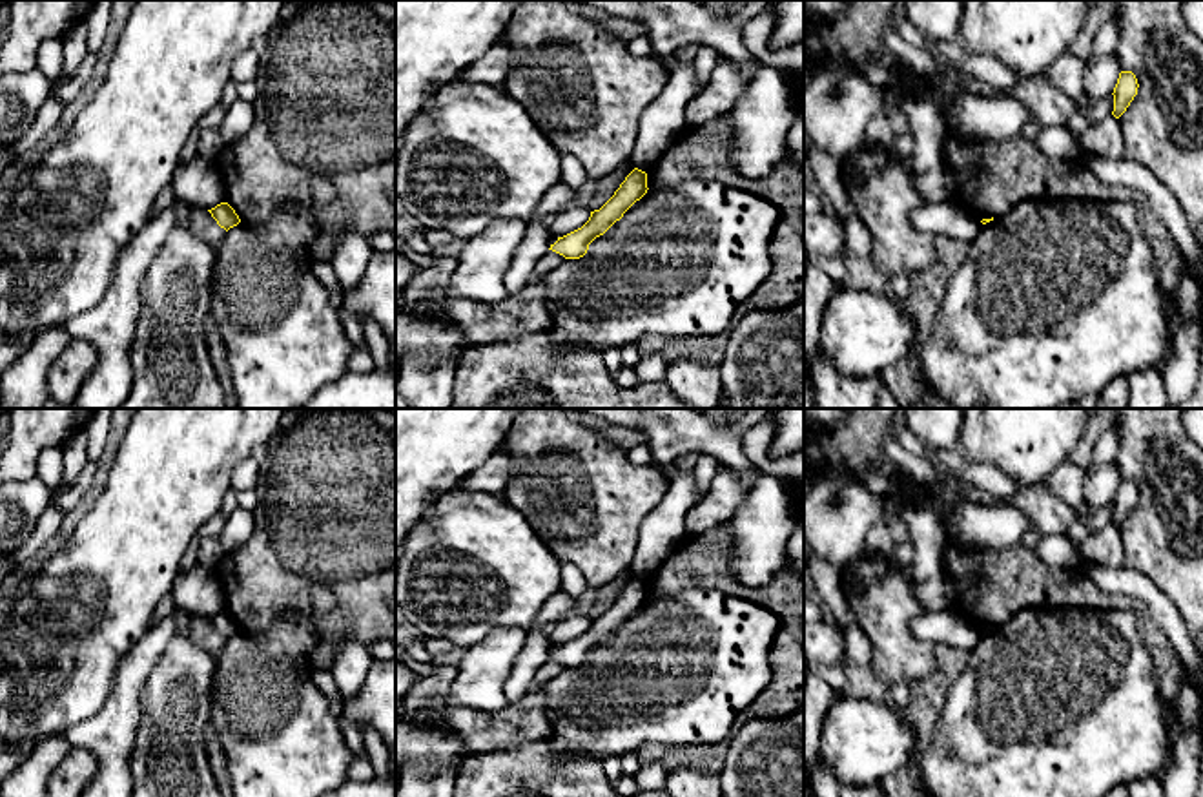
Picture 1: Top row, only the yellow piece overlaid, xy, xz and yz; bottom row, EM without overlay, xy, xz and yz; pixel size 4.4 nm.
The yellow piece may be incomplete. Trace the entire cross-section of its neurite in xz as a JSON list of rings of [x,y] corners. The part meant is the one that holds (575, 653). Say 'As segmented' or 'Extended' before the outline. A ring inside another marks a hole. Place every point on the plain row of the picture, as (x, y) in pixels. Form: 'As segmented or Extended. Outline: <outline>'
As segmented. Outline: [[[634,576],[614,604],[600,618],[591,620],[589,629],[581,637],[558,646],[549,658],[563,664],[565,668],[583,666],[589,653],[620,629],[623,622],[647,602],[647,598],[647,582]]]

